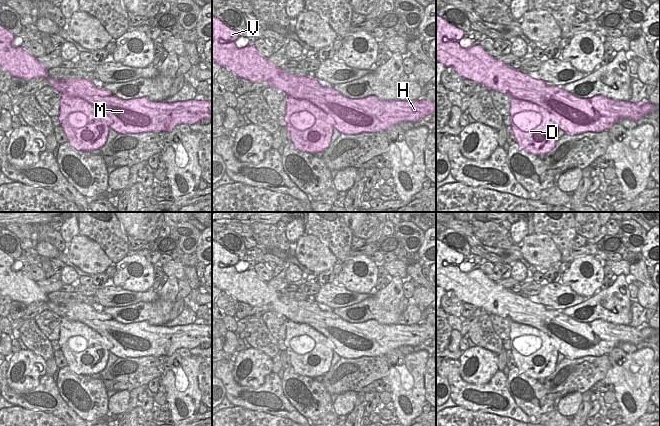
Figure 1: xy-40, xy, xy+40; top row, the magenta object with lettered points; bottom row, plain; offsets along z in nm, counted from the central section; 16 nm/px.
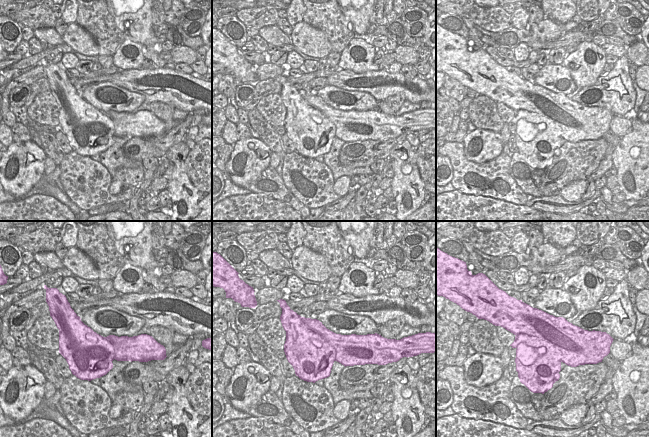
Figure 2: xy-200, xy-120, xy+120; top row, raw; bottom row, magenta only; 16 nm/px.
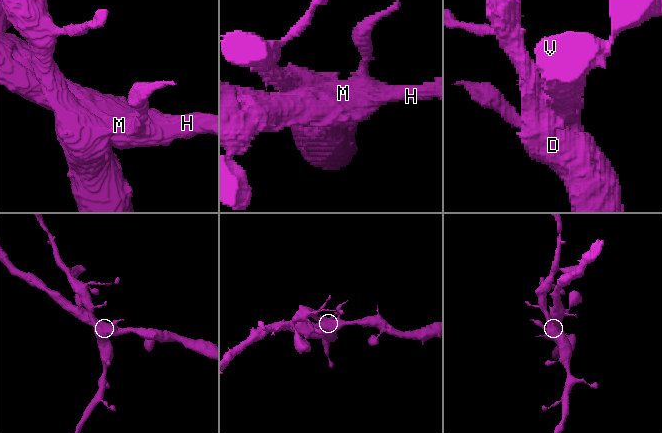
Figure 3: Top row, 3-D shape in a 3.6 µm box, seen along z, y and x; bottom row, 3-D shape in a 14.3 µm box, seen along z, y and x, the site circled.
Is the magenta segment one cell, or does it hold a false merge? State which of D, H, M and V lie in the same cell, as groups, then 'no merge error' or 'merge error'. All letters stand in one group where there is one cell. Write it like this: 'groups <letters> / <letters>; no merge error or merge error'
groups D / H M V; merge error

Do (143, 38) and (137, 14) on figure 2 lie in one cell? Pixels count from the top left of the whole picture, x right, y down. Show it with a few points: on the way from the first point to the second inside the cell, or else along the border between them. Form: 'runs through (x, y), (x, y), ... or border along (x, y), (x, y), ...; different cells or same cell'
runs through (144, 32), (143, 20); same cell

